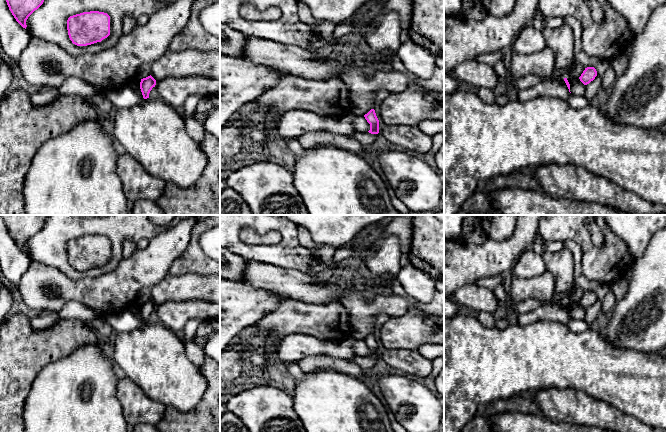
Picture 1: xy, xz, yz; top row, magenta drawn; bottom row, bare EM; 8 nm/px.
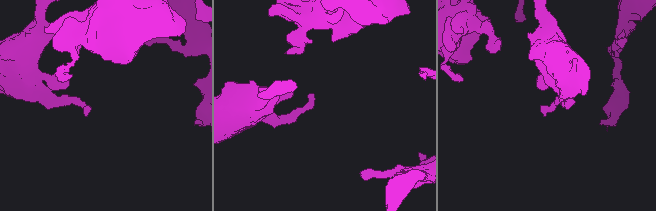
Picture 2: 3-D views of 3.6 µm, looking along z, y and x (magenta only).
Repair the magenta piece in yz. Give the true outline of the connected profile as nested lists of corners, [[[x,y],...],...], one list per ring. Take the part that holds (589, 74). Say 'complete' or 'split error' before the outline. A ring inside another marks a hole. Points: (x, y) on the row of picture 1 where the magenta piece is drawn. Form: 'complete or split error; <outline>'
complete; [[[587,67],[579,77],[580,81],[584,84],[587,85],[591,81],[595,79],[597,76],[597,71],[594,67]]]

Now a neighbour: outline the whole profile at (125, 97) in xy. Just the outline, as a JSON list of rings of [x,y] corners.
[[[75,76],[67,77],[57,90],[59,95],[62,96],[80,96],[85,99],[91,99],[97,94],[103,94],[112,102],[115,109],[130,108],[136,104],[140,104],[144,100],[144,98],[135,93],[129,85],[101,93],[91,84]]]

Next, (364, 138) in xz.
[[[354,132],[349,135],[360,143],[362,147],[373,145],[377,139],[378,134],[371,134],[369,132]]]

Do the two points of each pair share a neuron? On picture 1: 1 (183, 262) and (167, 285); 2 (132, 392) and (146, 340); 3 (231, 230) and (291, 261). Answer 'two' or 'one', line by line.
1: two
2: two
3: one

